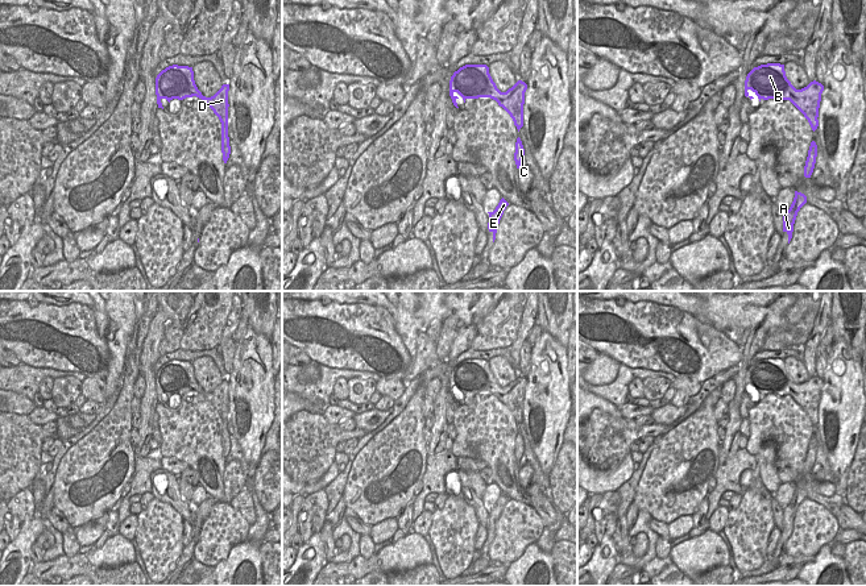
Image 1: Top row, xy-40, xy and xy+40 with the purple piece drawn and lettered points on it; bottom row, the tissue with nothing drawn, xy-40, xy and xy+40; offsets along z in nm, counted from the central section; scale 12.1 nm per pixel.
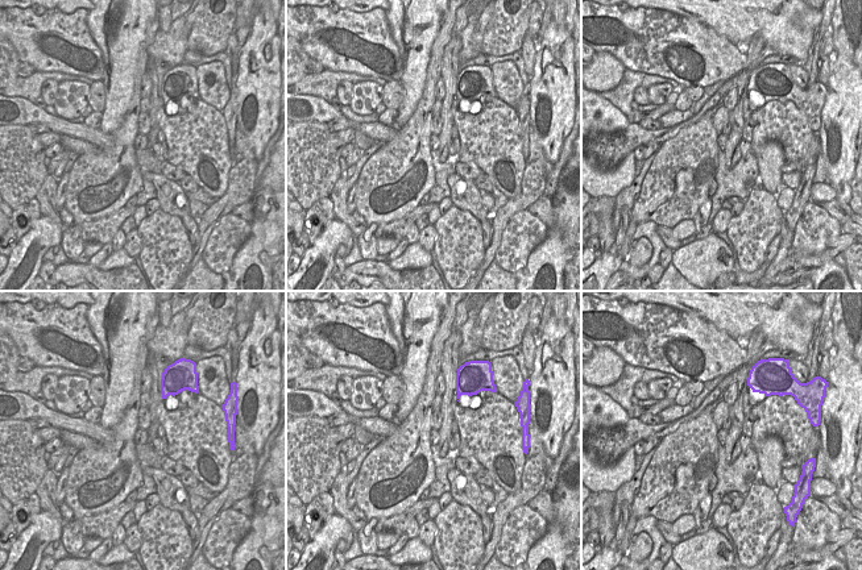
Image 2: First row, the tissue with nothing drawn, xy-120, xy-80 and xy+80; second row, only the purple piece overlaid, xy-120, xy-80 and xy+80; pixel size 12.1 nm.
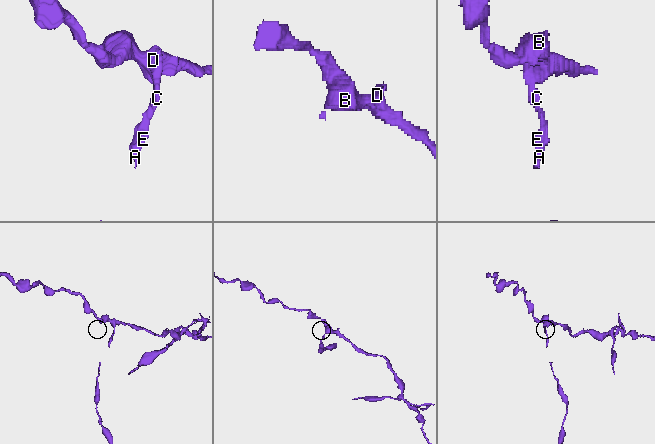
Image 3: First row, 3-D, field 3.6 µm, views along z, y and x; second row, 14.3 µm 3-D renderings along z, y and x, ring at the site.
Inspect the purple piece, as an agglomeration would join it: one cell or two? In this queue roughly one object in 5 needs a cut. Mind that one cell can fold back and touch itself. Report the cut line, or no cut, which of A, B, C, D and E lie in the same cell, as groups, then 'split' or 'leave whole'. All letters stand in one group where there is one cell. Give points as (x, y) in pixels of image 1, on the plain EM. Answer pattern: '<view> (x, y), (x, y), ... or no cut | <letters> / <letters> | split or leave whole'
xy+40 (819, 400), (799, 404) | A C E / B D | split

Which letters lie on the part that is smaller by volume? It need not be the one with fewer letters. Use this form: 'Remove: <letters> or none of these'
Remove: A, C, E

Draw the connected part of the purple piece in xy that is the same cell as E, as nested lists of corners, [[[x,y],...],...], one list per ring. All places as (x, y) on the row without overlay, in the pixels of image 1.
[[[502,493],[500,495],[498,500],[496,502],[496,504],[493,507],[488,507],[489,508],[488,524],[489,524],[489,527],[493,528],[493,537],[496,535],[496,528],[497,528],[500,515],[507,500],[509,500],[509,498]]]

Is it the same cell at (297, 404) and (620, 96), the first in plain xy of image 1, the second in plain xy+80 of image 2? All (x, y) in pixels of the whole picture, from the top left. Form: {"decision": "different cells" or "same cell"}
{"decision": "different cells"}

